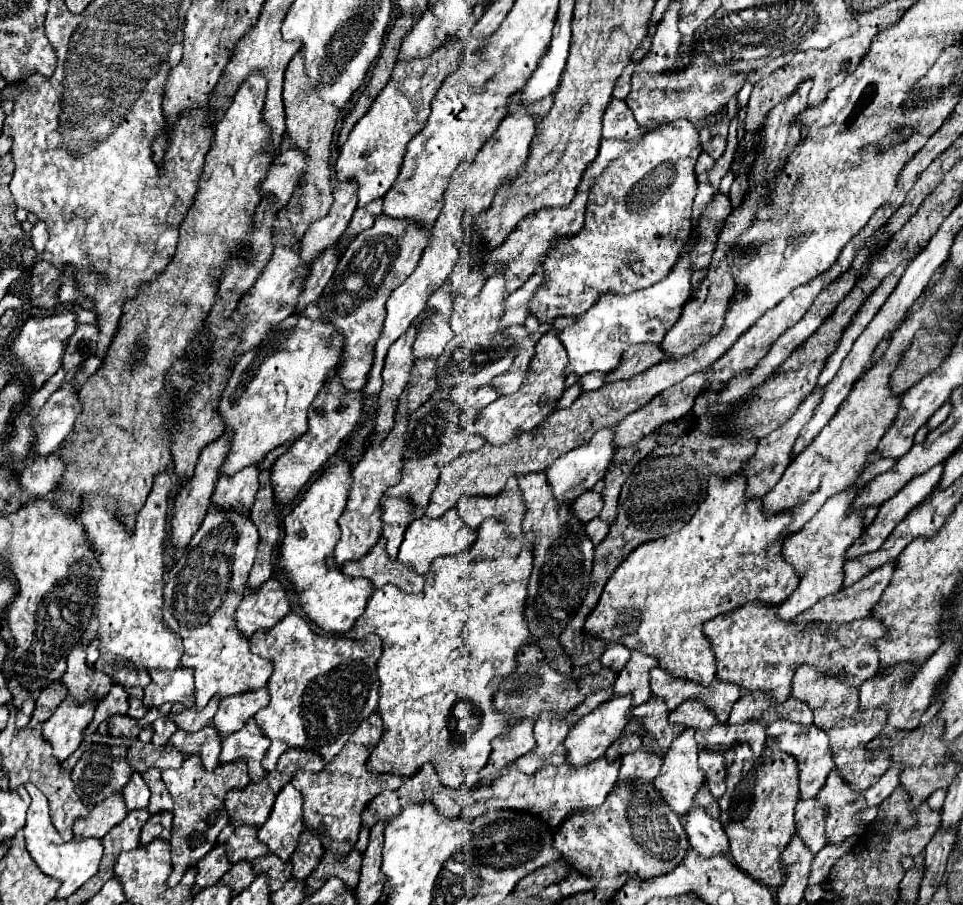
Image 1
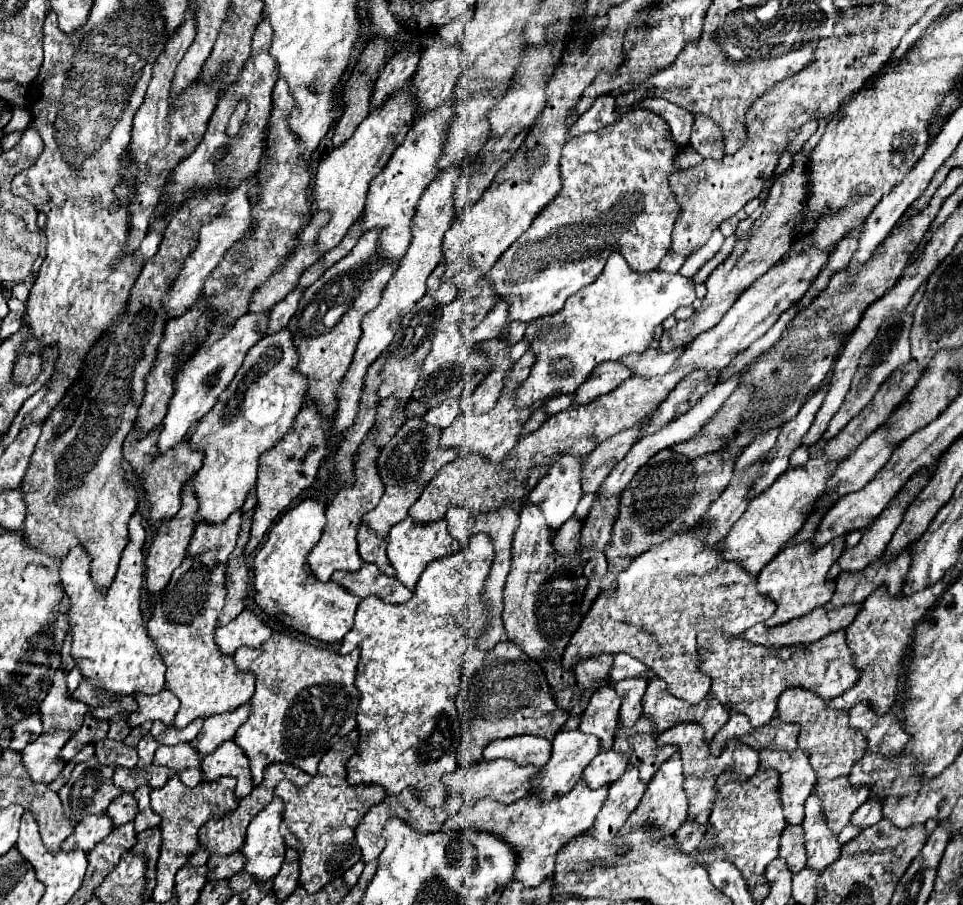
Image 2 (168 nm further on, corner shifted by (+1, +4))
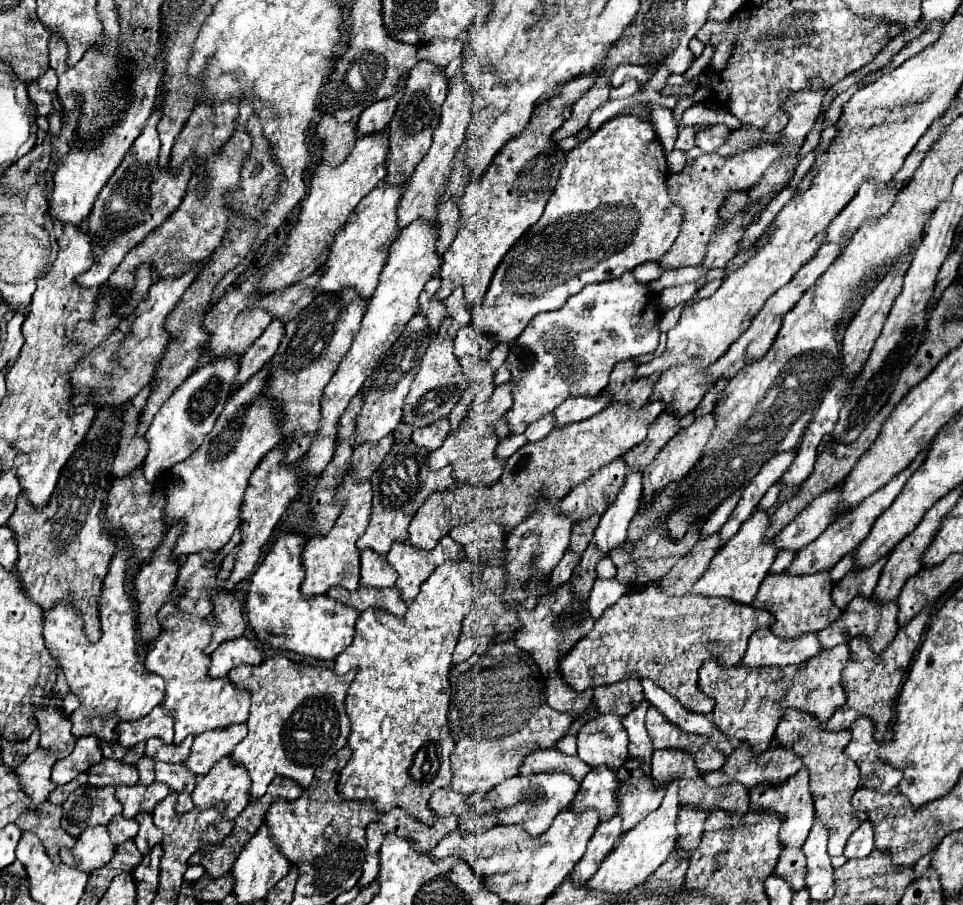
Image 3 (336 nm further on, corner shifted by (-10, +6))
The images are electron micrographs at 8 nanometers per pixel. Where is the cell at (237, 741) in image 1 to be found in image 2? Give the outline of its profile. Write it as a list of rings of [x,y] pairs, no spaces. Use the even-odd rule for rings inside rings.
[[[228,739],[204,757],[204,779],[214,781],[220,775],[232,775],[238,779],[236,783],[236,797],[246,797],[252,791],[252,773],[250,773],[250,759],[244,755],[244,749],[238,749],[234,739]]]

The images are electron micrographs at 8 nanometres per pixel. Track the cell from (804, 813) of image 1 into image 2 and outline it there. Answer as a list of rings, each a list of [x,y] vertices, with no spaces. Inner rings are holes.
[[[788,825],[780,841],[780,857],[792,865],[792,873],[798,873],[806,867],[806,849],[804,849],[804,829],[802,825]]]

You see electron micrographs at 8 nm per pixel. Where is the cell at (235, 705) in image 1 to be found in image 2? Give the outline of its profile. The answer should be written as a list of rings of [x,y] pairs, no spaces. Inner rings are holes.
[[[248,701],[240,707],[236,707],[234,711],[212,715],[210,719],[206,719],[202,731],[196,737],[196,749],[200,749],[200,755],[204,757],[204,755],[212,753],[222,741],[232,739],[234,733],[238,731],[238,727],[248,719],[250,709],[252,709],[252,703]]]

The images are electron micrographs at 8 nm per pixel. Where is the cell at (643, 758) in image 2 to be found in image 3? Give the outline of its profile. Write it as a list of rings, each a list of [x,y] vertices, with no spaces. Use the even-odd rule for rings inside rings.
[[[627,761],[625,769],[631,773],[631,783],[635,791],[629,793],[629,797],[619,797],[619,815],[623,819],[623,833],[627,833],[629,827],[635,827],[641,819],[645,819],[651,811],[659,807],[665,795],[665,787],[655,787],[653,779],[643,775],[637,761]]]

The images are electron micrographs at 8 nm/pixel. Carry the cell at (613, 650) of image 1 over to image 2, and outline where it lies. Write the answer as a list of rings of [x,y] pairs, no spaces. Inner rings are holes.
[[[616,653],[614,655],[614,665],[610,669],[610,683],[618,683],[626,677],[636,677],[636,675],[648,679],[652,673],[648,671],[648,667],[640,659],[636,659],[628,653]]]

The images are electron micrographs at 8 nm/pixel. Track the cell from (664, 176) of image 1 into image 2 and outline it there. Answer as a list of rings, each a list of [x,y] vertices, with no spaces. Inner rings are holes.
[[[644,109],[630,111],[630,113],[626,113],[622,119],[618,119],[616,123],[612,123],[612,125],[608,125],[608,127],[602,127],[602,129],[598,129],[596,133],[592,131],[592,133],[582,133],[582,135],[578,135],[578,137],[572,137],[572,139],[568,141],[568,145],[564,147],[564,153],[562,153],[562,159],[560,159],[560,173],[562,173],[562,179],[564,179],[564,191],[560,191],[560,197],[556,197],[556,201],[552,201],[552,205],[548,205],[548,209],[544,209],[544,213],[540,213],[540,217],[532,223],[532,229],[530,229],[528,233],[524,233],[524,237],[520,237],[520,241],[516,241],[516,245],[512,245],[512,249],[504,251],[504,255],[500,257],[500,261],[496,261],[496,265],[490,269],[492,281],[496,281],[496,289],[500,289],[500,297],[512,301],[512,303],[510,303],[510,321],[530,323],[532,319],[540,319],[540,317],[544,317],[544,315],[552,315],[552,313],[560,311],[560,309],[566,305],[566,299],[568,299],[568,297],[576,295],[576,291],[580,291],[580,289],[584,289],[586,285],[590,285],[590,283],[596,281],[596,277],[602,273],[604,263],[606,263],[606,259],[608,259],[610,253],[620,253],[620,255],[628,261],[630,269],[636,271],[636,273],[654,271],[654,269],[660,265],[662,257],[670,253],[672,227],[674,227],[676,219],[678,219],[680,213],[682,213],[682,207],[680,207],[676,195],[674,195],[672,189],[670,189],[670,177],[676,175],[676,173],[680,173],[680,165],[676,163],[676,157],[678,157],[680,151],[682,151],[682,145],[672,139],[672,133],[670,133],[670,127],[666,125],[666,121],[664,121],[660,115],[650,113],[650,111],[644,111]],[[568,241],[570,241],[570,245],[574,245],[574,247],[588,247],[588,249],[590,249],[590,247],[598,247],[598,245],[604,245],[604,243],[608,243],[608,247],[602,249],[602,251],[596,253],[596,255],[570,259],[570,257],[568,257]]]

